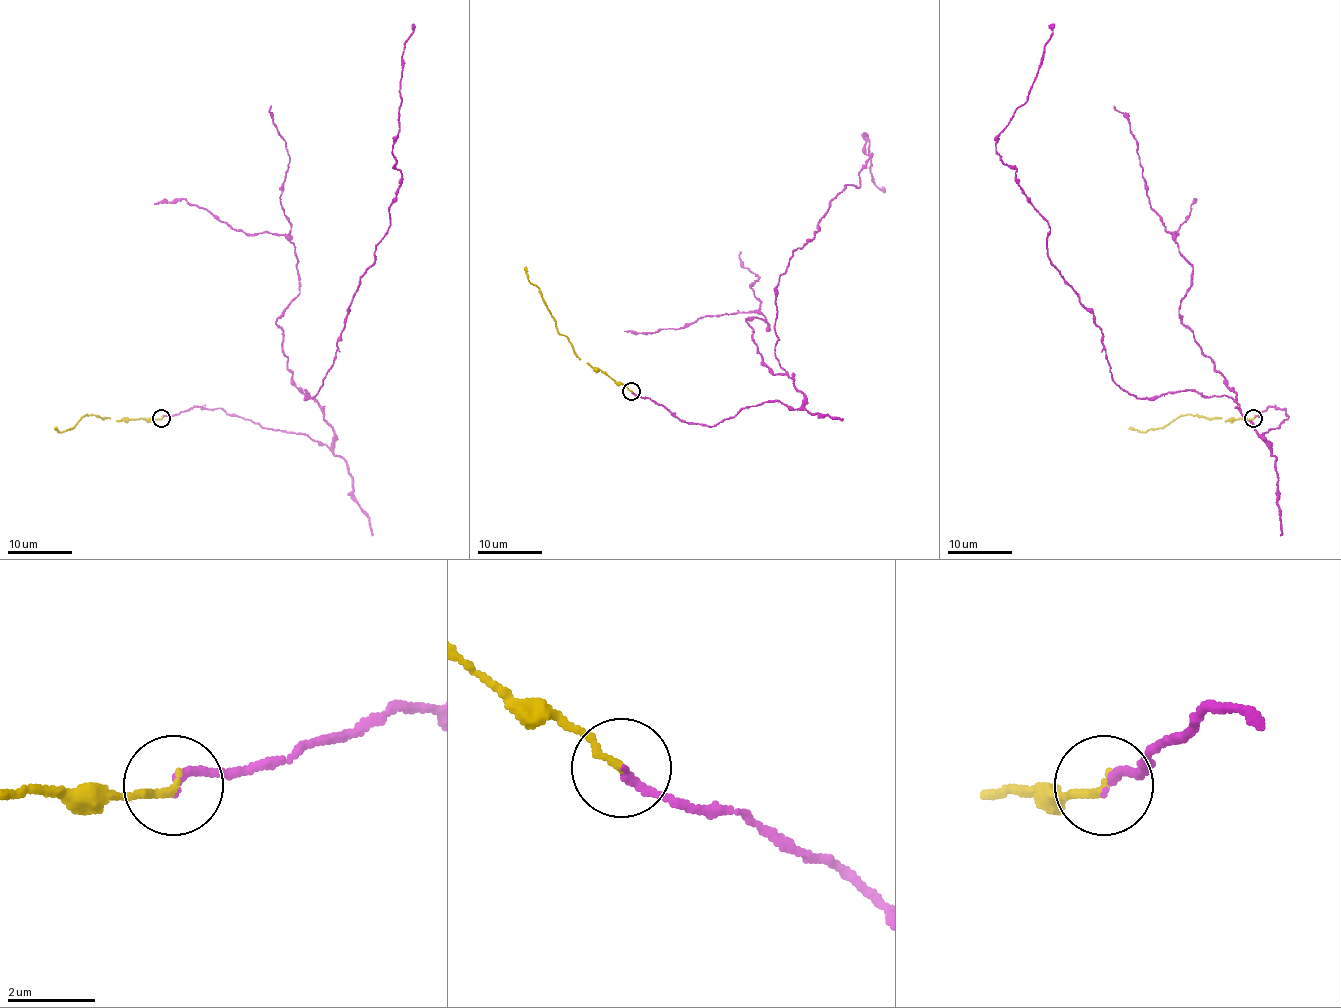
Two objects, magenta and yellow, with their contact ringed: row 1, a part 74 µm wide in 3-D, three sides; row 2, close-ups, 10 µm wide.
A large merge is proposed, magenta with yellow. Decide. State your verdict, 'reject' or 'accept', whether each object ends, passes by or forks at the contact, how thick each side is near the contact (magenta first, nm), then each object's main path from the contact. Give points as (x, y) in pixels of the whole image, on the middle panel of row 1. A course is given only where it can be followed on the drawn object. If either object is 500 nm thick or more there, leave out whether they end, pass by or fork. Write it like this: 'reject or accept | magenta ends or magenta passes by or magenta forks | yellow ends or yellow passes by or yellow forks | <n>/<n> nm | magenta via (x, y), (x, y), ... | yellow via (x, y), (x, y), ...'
accept | magenta ends | yellow ends | 200/180 nm | magenta via (632, 392), (700, 424), (801, 406), (775, 356), (778, 278), (828, 203), (859, 187), (863, 133), (884, 192) | yellow via (632, 392), (580, 359), (572, 343), (557, 330), (555, 319), (539, 289), (529, 281), (524, 266)

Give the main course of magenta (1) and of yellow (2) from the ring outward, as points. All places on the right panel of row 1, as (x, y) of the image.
1: (1254, 418), (1286, 415), (1268, 446), (1228, 395), (1125, 392), (1049, 260), (1049, 223), (995, 138), (1054, 23)
2: (1254, 418), (1181, 415), (1161, 428), (1148, 431), (1128, 428)

